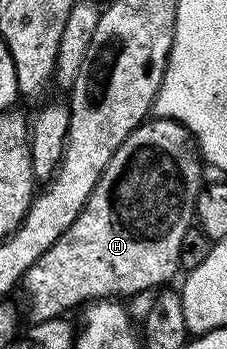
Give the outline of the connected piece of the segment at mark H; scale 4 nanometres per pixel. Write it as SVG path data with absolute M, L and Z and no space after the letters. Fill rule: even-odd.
M162 118L138 124L125 142L117 146L113 158L109 158L93 194L89 194L73 226L69 226L69 230L65 230L65 234L61 234L61 238L57 238L57 242L53 242L23 275L21 288L31 299L27 308L32 316L30 319L35 322L53 320L86 302L135 296L146 288L170 285L175 272L180 271L181 242L195 220L195 203L205 183L203 171L205 165L199 149L184 124Z

